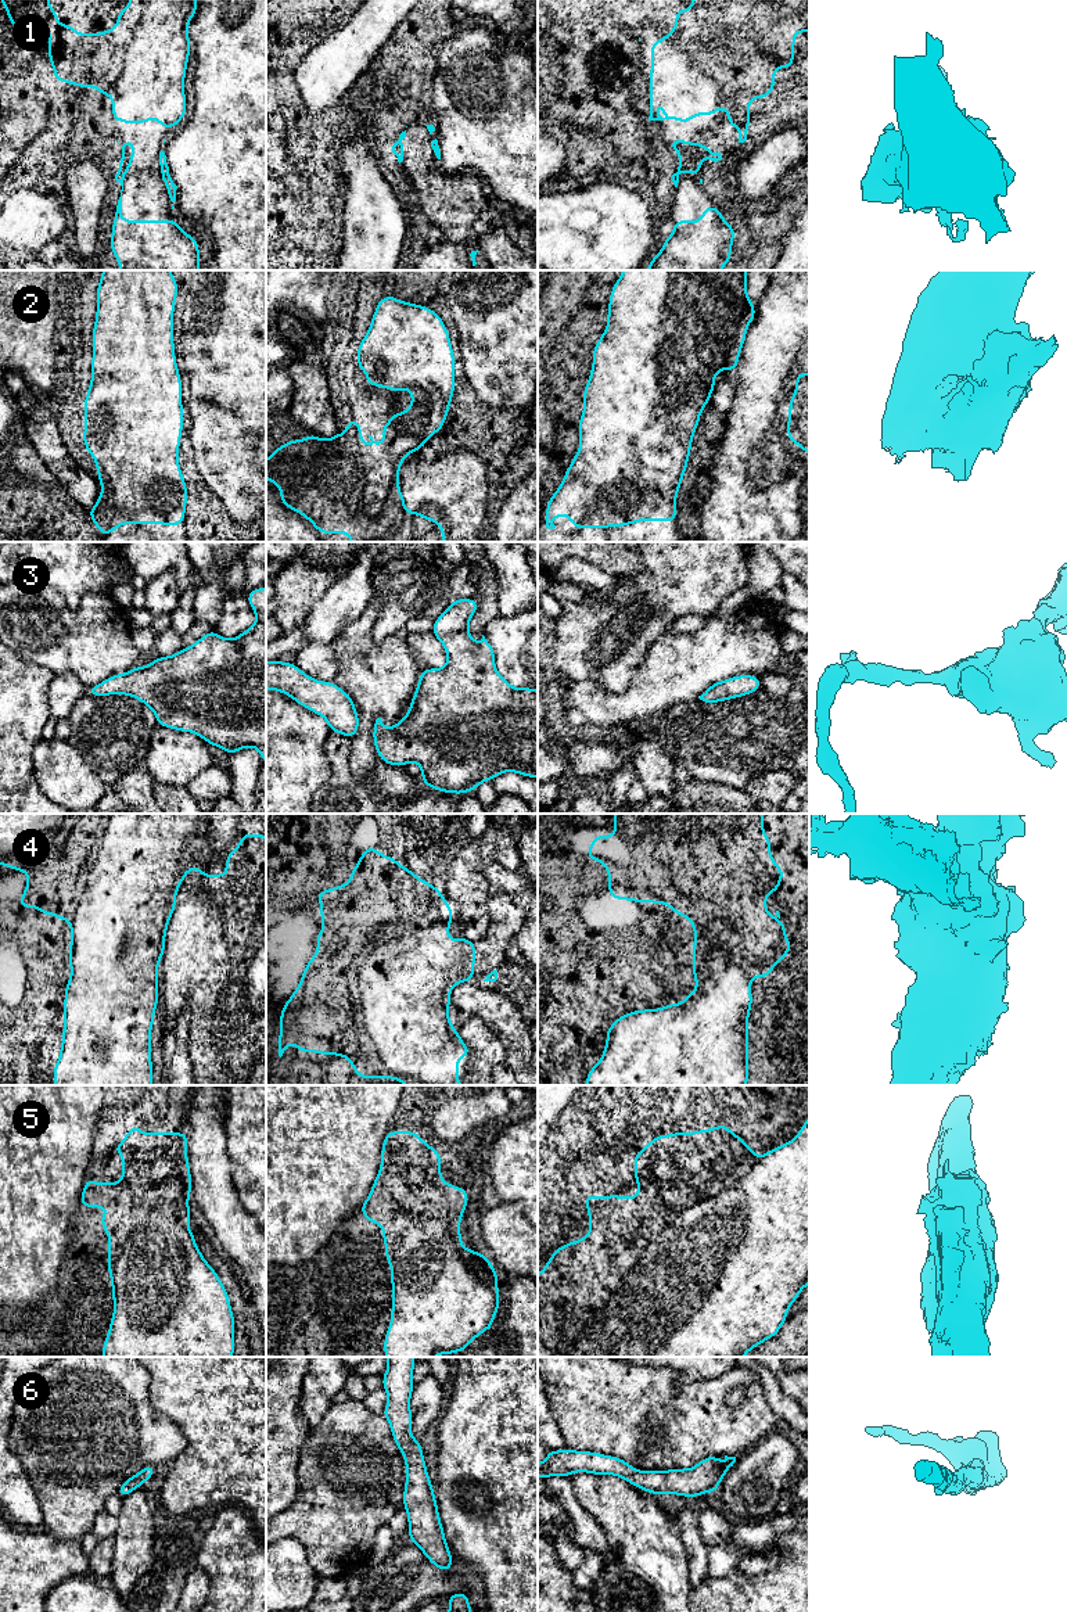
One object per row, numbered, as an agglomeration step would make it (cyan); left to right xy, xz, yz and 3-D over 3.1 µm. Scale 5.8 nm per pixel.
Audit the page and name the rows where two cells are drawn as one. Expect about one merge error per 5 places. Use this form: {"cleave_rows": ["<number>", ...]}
{"cleave_rows": []}

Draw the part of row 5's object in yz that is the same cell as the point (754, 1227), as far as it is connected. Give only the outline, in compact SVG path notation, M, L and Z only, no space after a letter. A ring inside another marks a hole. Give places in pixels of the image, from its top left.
M809 1116L802 1124L801 1131L788 1144L782 1144L777 1149L769 1149L761 1159L726 1124L718 1124L711 1130L697 1130L696 1132L655 1135L650 1144L635 1155L632 1162L635 1164L635 1181L639 1185L639 1193L633 1198L624 1198L617 1193L611 1196L586 1195L583 1202L588 1206L590 1232L582 1241L572 1241L558 1246L543 1267L543 1272L538 1274L538 1357L744 1357L758 1344L776 1336L788 1318L788 1307L809 1284Z

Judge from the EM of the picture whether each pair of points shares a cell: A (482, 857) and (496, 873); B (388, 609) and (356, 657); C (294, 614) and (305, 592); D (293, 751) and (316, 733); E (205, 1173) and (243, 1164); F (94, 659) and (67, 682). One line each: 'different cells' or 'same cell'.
A: different cells
B: different cells
C: same cell
D: same cell
E: different cells
F: different cells

